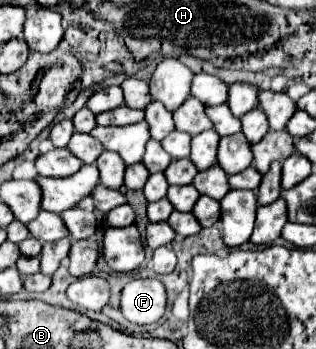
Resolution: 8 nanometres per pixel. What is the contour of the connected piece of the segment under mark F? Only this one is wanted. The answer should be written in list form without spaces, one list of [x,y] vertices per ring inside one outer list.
[[[158,278],[132,280],[122,290],[122,314],[132,324],[154,324],[164,316],[166,288]]]

